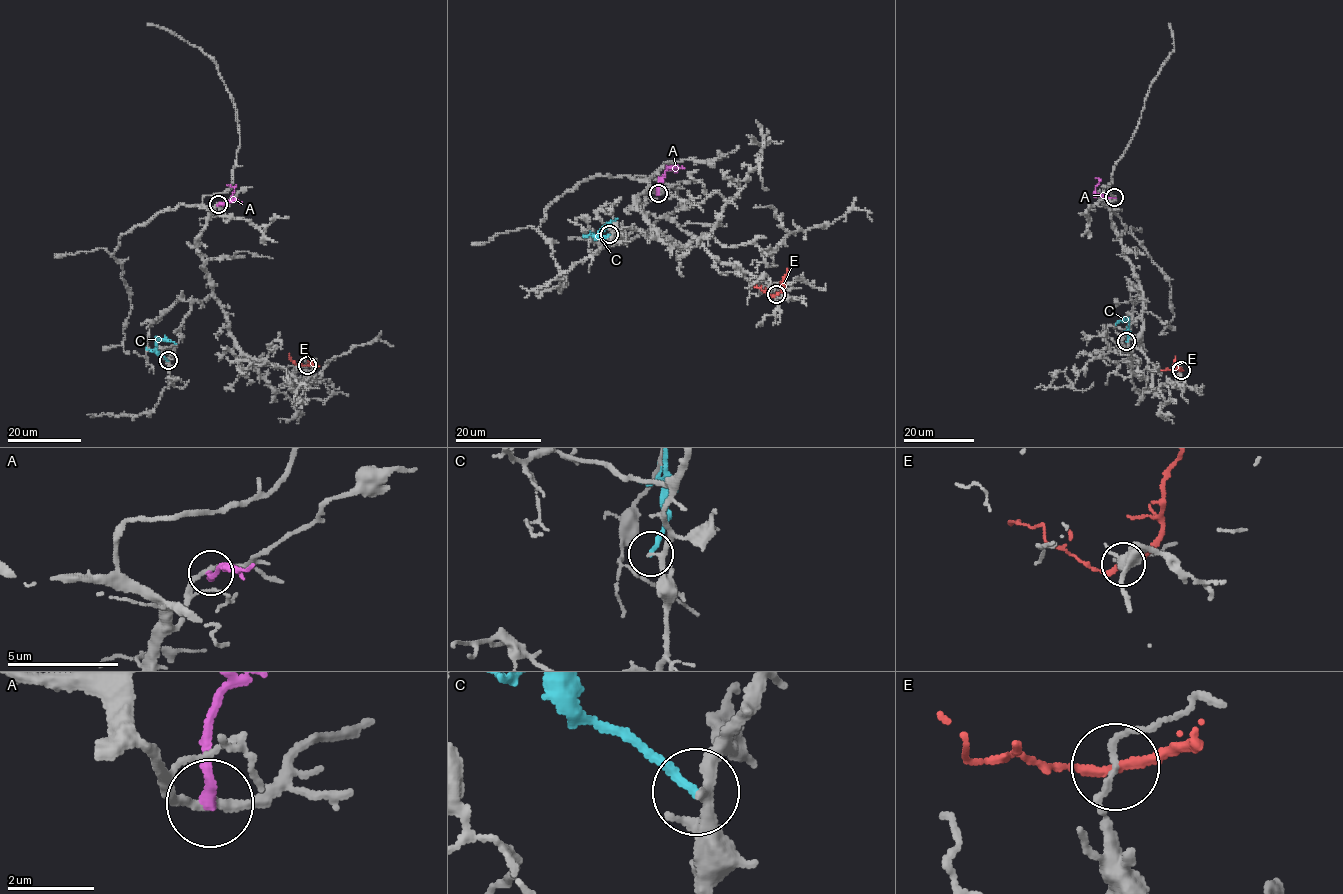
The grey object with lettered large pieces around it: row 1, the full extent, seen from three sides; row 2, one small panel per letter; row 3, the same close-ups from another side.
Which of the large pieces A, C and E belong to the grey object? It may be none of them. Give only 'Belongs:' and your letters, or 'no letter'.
Belongs: no letter

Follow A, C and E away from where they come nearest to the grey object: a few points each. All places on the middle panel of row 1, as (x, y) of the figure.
A: (658, 193), (658, 184), (668, 166), (675, 171), (666, 166)
C: (609, 234), (595, 235), (616, 219)
E: (776, 294), (769, 295), (755, 286)

